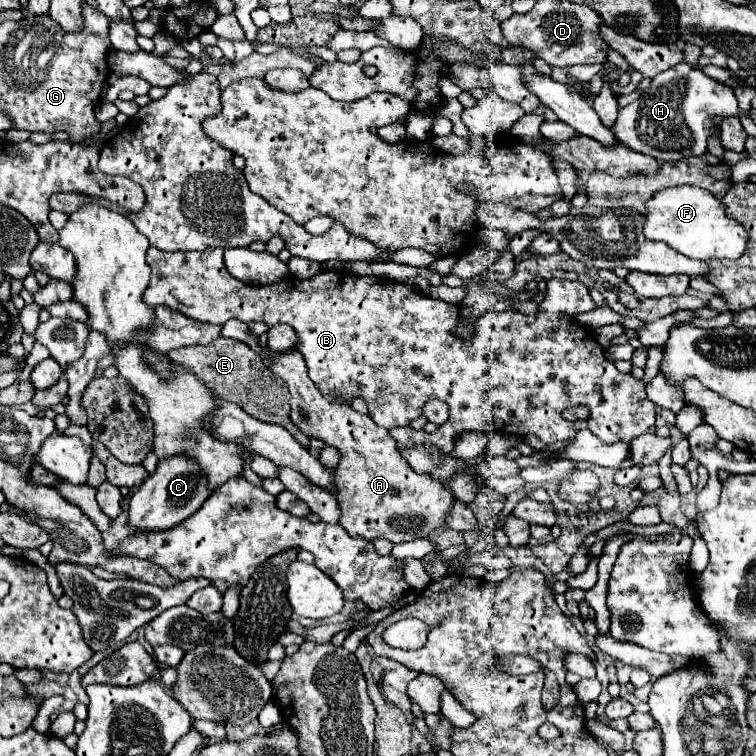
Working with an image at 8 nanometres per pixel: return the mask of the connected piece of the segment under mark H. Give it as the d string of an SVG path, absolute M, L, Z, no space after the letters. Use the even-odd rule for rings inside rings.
M681 62L655 76L651 86L635 102L621 108L615 128L611 130L615 132L615 140L623 146L661 162L675 162L703 156L707 152L707 140L713 134L715 116L737 116L733 88Z

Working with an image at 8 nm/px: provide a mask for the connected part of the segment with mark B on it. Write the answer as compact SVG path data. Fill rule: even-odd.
M149 248L147 264L151 266L151 280L143 294L145 304L163 304L193 320L209 324L225 324L231 318L239 318L241 322L259 320L267 326L289 324L299 336L297 348L305 356L309 378L319 386L319 390L335 398L363 396L373 420L389 430L409 426L411 420L421 416L421 406L433 398L447 402L449 420L441 424L437 432L419 438L419 442L435 444L443 452L453 452L457 436L467 430L511 434L517 438L535 434L541 442L553 444L573 438L579 428L587 428L597 438L611 444L619 440L631 442L655 424L655 404L647 398L643 380L619 372L615 364L607 360L605 350L589 330L563 318L563 314L575 316L597 308L587 286L581 282L559 278L548 280L545 300L537 316L525 316L515 310L489 310L477 318L473 336L461 338L455 332L461 324L459 306L431 298L415 286L389 278L357 276L347 270L325 270L307 280L291 276L267 286L249 286L227 272L223 264L223 248L205 252L159 252L159 248ZM575 406L585 406L589 416L575 422L563 420L561 412Z

